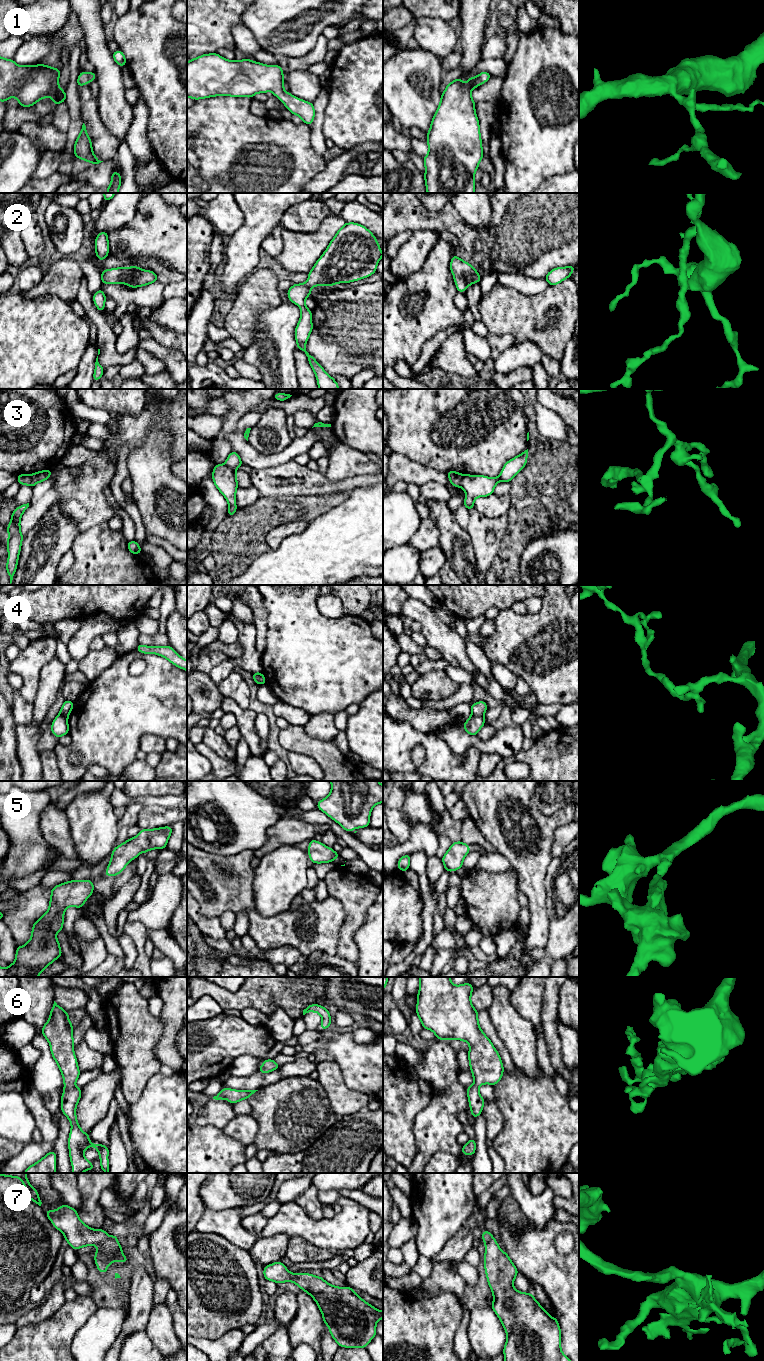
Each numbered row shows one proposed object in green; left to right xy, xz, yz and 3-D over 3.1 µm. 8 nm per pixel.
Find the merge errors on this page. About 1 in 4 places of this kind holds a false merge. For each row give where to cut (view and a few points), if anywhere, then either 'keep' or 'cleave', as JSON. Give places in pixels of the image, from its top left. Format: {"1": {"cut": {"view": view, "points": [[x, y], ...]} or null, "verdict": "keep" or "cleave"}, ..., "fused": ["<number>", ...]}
{"1": {"cut": null, "verdict": "keep"}, "2": {"cut": null, "verdict": "keep"}, "3": {"cut": {"view": "yz", "points": [[464, 475], [459, 486]]}, "verdict": "cleave"}, "4": {"cut": {"view": "yz", "points": [[471, 714], [482, 716]]}, "verdict": "cleave"}, "5": {"cut": null, "verdict": "keep"}, "6": {"cut": null, "verdict": "keep"}, "7": {"cut": null, "verdict": "keep"}, "fused": ["3", "4"]}

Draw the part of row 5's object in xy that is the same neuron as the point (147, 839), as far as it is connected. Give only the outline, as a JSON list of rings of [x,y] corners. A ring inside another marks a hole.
[[[172,826],[155,829],[141,829],[134,838],[116,846],[111,853],[111,860],[104,876],[116,876],[124,870],[130,861],[136,859],[140,853],[153,849],[165,849],[172,834]]]

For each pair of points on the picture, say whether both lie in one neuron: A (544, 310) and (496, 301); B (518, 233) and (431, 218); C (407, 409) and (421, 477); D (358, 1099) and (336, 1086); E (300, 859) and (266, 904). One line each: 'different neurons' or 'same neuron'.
A: same neuron
B: same neuron
C: different neurons
D: same neuron
E: same neuron

